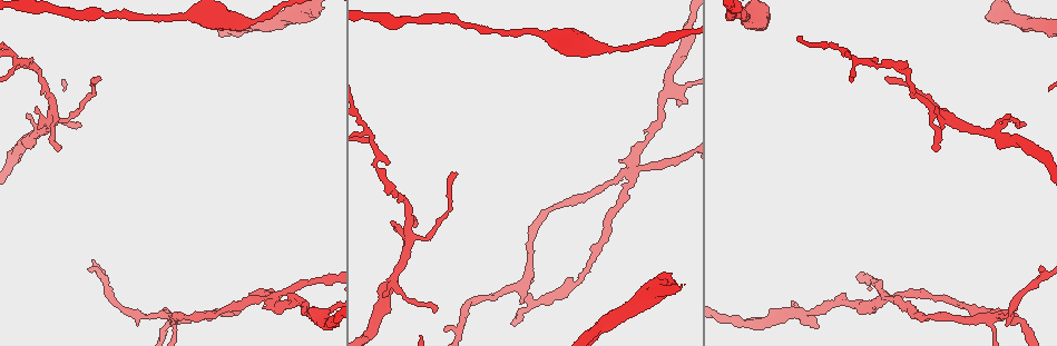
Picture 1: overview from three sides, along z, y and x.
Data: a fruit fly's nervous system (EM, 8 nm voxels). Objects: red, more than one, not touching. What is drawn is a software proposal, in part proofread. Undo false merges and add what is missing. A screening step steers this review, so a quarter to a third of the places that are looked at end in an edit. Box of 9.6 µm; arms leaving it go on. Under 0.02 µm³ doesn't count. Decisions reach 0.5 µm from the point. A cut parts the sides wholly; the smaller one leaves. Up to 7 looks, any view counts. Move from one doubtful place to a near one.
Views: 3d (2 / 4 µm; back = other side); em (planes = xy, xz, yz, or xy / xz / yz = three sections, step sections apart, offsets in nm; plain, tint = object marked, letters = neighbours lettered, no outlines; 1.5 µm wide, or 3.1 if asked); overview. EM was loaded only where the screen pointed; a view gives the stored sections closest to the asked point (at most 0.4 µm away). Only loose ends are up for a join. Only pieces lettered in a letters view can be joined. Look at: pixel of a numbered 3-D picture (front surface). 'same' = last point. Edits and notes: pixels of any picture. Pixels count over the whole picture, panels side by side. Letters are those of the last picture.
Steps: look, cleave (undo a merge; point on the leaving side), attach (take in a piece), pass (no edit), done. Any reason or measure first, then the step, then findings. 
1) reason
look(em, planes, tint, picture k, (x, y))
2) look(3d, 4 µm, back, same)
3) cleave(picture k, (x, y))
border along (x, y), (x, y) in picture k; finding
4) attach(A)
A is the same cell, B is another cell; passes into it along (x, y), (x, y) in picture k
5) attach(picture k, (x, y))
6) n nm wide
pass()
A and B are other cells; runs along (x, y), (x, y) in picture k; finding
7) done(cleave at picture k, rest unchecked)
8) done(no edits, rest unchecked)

an open end
look(3d, 4 µm, picture 1, (28, 113))

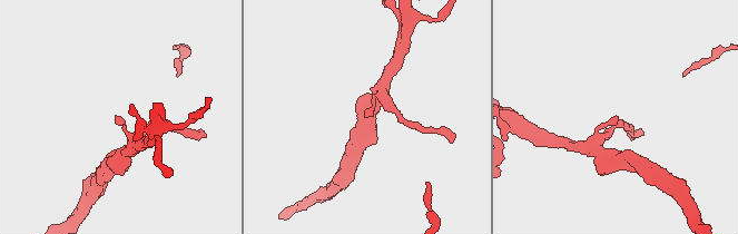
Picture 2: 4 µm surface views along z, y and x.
need the tissue
look(em, xy, step 4, letters, picture 2, (365, 116))

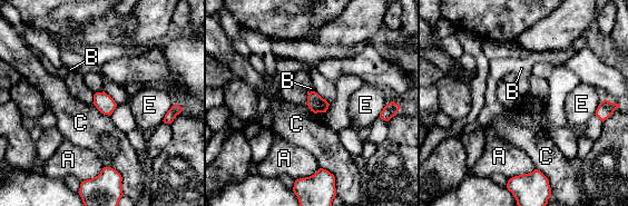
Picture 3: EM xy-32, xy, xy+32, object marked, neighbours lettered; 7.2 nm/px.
another direction
look(em, planes, letters, same)

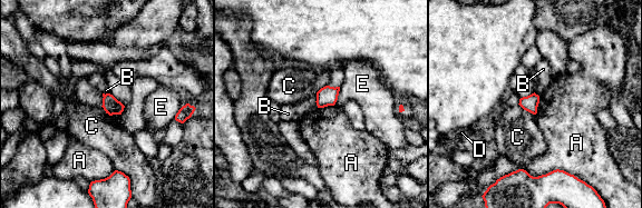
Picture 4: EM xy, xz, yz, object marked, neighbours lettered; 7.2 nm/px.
120 nm wide
pass()
A, B, C, D and E are other cells; border along (568, 172), (504, 175) in picture 4; no lettered piece goes on from it

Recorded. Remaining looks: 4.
end of a long branch
look(em, yz, step 4, tint, picture 1, (99, 77))

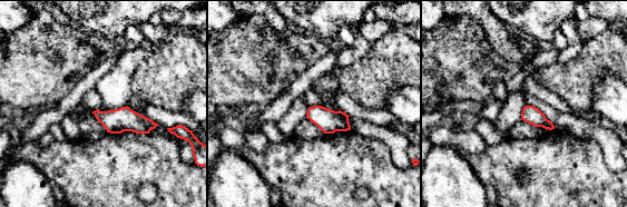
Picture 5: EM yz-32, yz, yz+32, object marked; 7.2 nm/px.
look(em, yz, step 4, letters, same)

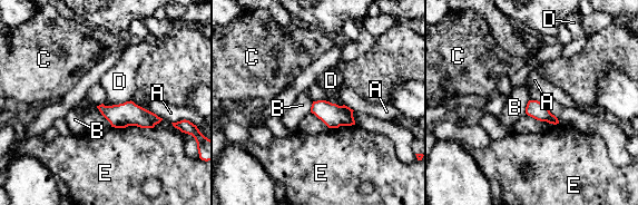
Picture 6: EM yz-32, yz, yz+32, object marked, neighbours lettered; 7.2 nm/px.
110 nm wide
pass()
A, B, C, D and E are other cells; border along (529, 99), (524, 113) in picture 6; no lettered piece goes on from it

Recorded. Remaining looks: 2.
done(no edits, rest unchecked)

